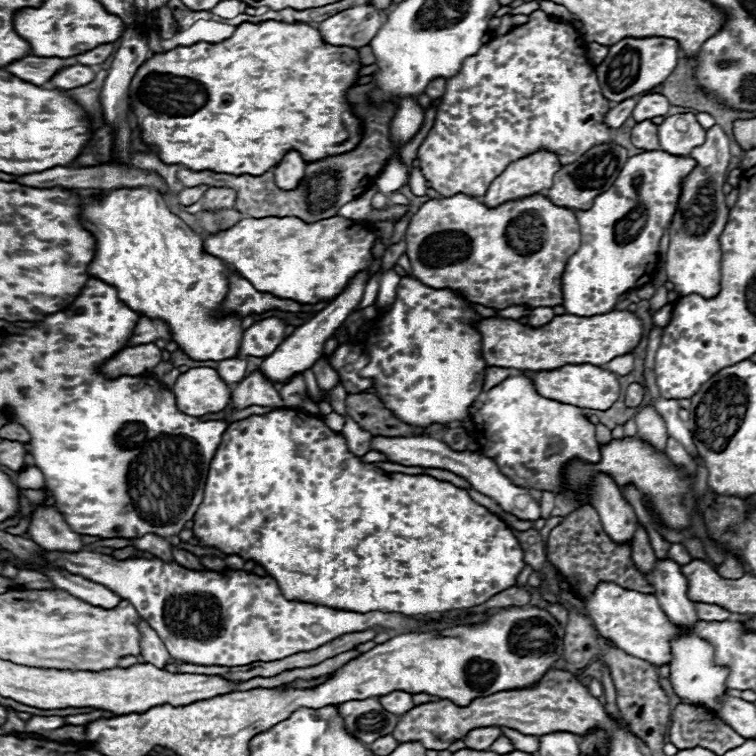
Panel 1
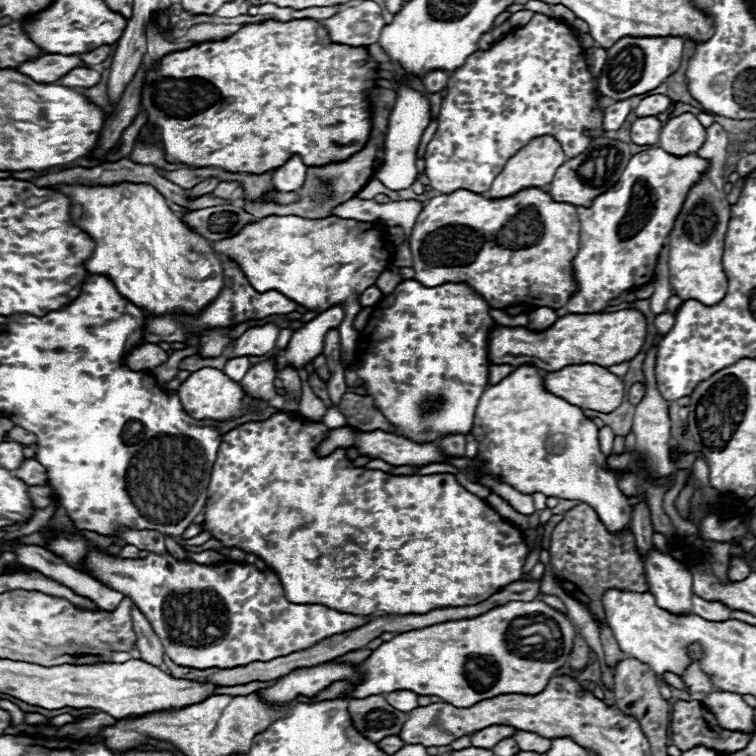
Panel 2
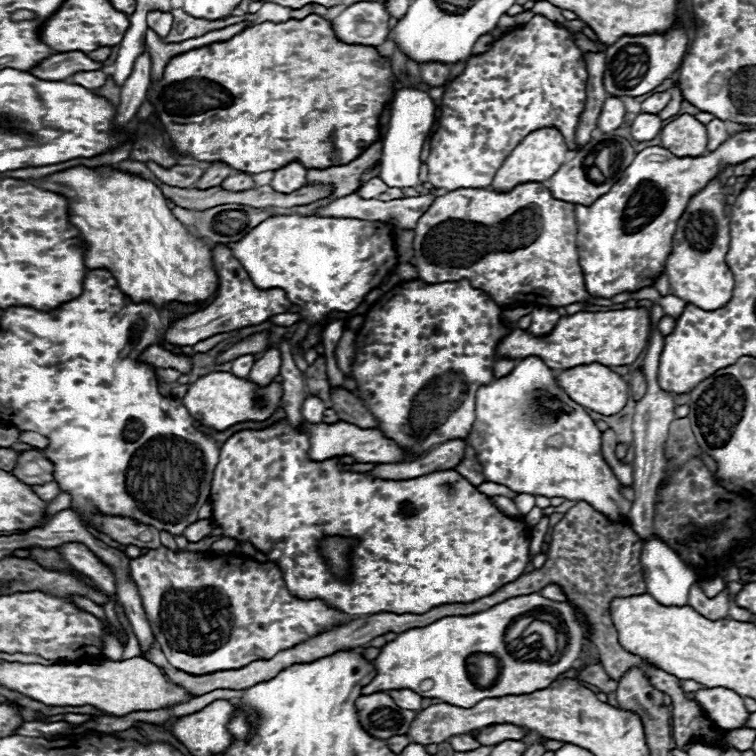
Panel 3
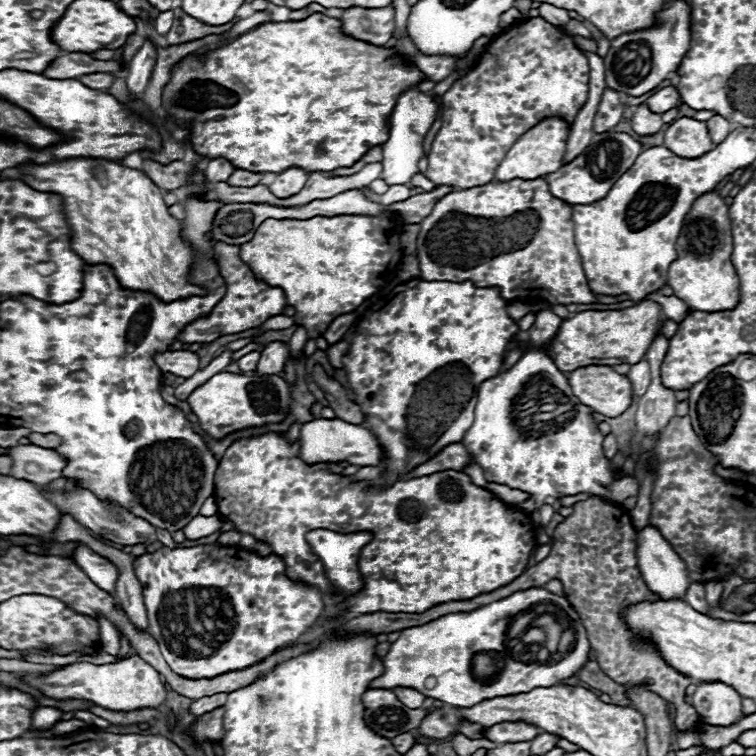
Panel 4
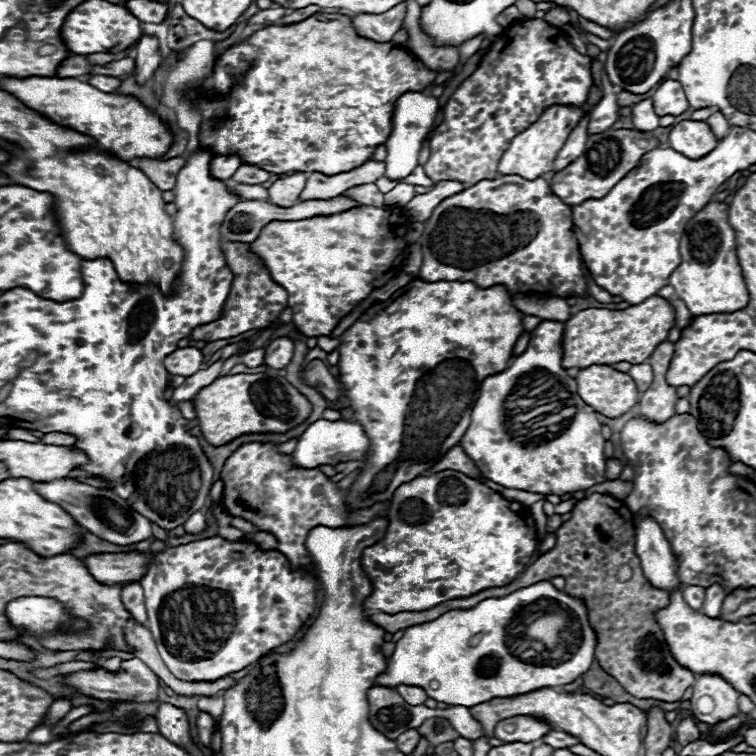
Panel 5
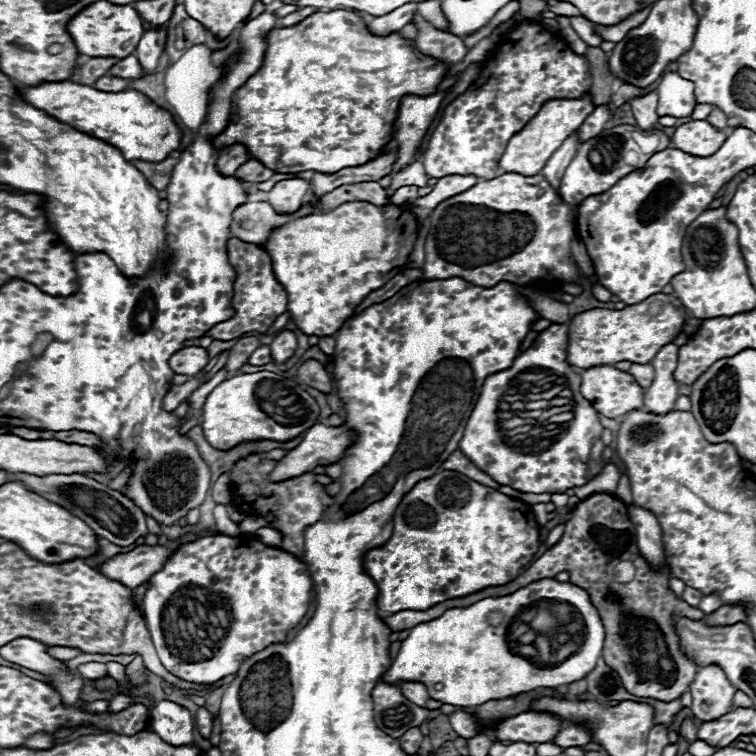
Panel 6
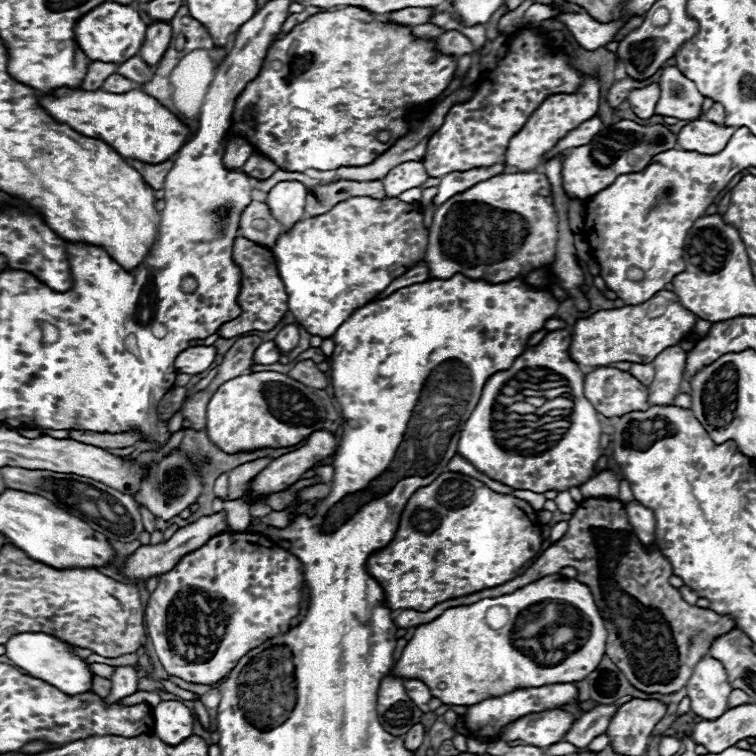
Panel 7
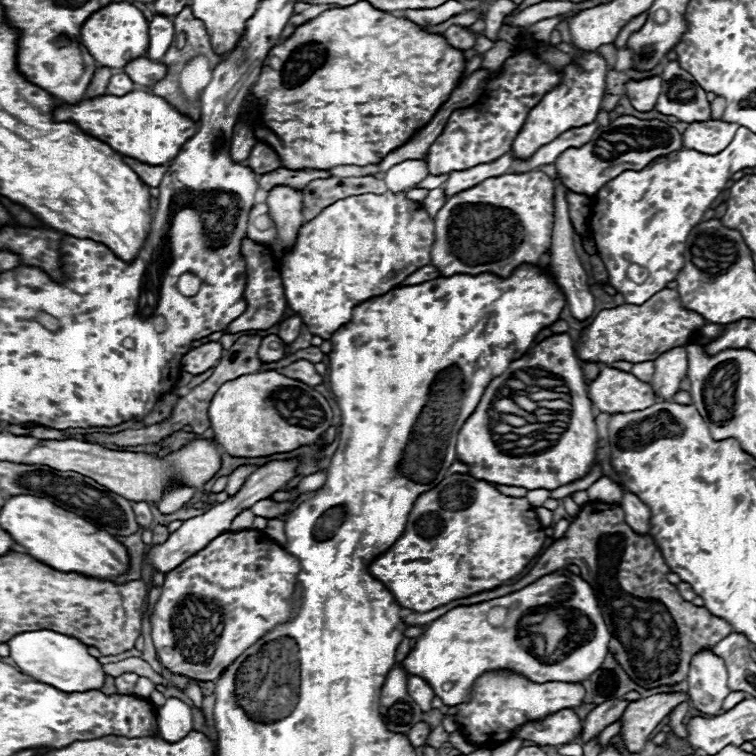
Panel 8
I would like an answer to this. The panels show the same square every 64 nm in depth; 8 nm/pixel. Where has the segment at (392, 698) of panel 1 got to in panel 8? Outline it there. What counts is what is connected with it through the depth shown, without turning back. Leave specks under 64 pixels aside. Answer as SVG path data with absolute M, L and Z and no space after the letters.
M410 676L406 684L408 684L408 694L416 700L416 704L422 708L422 712L428 712L430 710L430 702L434 698L432 688L418 676Z

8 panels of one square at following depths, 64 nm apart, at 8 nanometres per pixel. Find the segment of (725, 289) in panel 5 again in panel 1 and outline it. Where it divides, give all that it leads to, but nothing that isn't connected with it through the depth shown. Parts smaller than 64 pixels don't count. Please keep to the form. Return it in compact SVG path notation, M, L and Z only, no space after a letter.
M712 126L706 130L706 140L702 146L696 146L686 154L686 158L696 160L696 168L682 180L682 190L678 198L678 210L674 222L668 228L668 250L664 258L664 268L668 280L674 284L674 290L680 296L686 294L702 294L712 298L720 292L720 234L728 222L728 208L726 208L726 194L722 186L726 184L726 168L730 160L730 140L720 126Z

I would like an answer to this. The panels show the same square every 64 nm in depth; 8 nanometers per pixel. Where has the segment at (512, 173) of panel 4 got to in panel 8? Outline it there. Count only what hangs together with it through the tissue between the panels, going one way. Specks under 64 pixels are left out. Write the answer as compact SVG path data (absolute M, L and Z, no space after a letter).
M586 52L586 56L580 58L576 64L568 64L564 68L564 80L552 92L548 92L540 100L540 104L536 104L530 110L522 130L512 142L510 152L514 154L514 158L530 160L538 148L550 144L556 136L560 136L568 128L578 128L594 122L602 106L604 90L606 90L606 62L596 52Z

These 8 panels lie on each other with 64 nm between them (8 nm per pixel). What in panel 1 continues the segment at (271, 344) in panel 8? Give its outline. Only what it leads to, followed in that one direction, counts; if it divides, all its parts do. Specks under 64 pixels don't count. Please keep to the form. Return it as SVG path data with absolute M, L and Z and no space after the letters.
M242 358L222 360L222 362L218 362L216 372L218 372L218 376L220 376L228 386L234 386L234 384L238 384L238 382L244 378L244 374L246 374L246 360L242 360Z

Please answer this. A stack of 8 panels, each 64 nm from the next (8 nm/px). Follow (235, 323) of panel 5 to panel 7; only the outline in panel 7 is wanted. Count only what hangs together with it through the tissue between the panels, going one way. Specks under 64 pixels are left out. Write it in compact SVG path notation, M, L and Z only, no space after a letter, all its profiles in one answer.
M236 238L234 246L232 246L232 260L242 272L240 294L238 294L238 306L242 308L242 314L238 318L222 324L216 334L220 338L234 338L234 336L246 334L250 330L262 330L262 332L272 330L280 322L280 318L288 312L288 306L286 306L288 296L286 296L284 284L278 276L276 260L274 260L270 248L252 244L250 240L244 240L244 238Z

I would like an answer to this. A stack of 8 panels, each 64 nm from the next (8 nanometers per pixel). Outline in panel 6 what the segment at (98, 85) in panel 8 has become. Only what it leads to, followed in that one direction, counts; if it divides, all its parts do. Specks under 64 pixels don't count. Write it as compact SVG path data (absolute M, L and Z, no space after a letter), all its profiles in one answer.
M82 56L80 60L80 70L76 72L74 80L82 82L82 84L88 84L92 86L100 76L104 76L112 64L116 64L118 60L116 58L90 58L90 56Z

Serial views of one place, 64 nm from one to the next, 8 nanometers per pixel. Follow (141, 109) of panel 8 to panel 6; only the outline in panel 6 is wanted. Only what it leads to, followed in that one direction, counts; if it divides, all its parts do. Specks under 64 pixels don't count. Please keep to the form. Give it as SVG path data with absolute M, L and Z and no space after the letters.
M62 80L42 82L38 86L18 86L18 92L28 104L54 116L58 122L70 124L78 132L114 146L126 160L166 160L170 152L180 146L182 132L174 124L170 112L158 108L136 90L102 92L74 80Z

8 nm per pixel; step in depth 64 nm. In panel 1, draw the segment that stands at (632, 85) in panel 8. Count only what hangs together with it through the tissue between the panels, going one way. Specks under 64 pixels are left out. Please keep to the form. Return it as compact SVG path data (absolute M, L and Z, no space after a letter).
M650 120L638 122L638 124L632 128L632 144L634 144L636 148L648 150L648 152L650 152L650 150L660 150L656 124L652 124Z

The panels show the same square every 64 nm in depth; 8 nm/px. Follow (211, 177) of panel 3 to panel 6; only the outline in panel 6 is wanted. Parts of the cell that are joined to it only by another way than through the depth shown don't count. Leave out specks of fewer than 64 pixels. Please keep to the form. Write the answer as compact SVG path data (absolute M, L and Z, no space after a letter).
M234 144L232 148L224 148L216 160L216 170L222 176L234 176L234 172L248 160L248 152L244 146Z

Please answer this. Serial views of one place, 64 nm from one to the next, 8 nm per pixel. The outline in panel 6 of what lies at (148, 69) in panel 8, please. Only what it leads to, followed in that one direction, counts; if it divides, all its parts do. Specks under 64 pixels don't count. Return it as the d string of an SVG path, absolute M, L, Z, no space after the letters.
M128 56L120 62L116 62L110 70L110 76L118 76L118 78L142 78L142 68L136 56Z

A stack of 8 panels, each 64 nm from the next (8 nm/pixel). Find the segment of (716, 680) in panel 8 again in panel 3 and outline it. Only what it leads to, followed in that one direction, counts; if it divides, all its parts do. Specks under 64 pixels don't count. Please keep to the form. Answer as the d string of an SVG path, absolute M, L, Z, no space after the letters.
M700 688L694 700L712 716L712 722L720 728L744 728L750 712L746 710L742 696L728 688Z

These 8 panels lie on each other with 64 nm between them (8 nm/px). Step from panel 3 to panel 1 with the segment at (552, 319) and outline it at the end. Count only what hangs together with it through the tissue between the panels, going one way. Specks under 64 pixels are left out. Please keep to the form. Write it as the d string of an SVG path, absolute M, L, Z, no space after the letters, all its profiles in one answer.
M540 306L540 308L532 308L528 314L528 324L530 326L544 326L554 318L554 310L548 306Z

